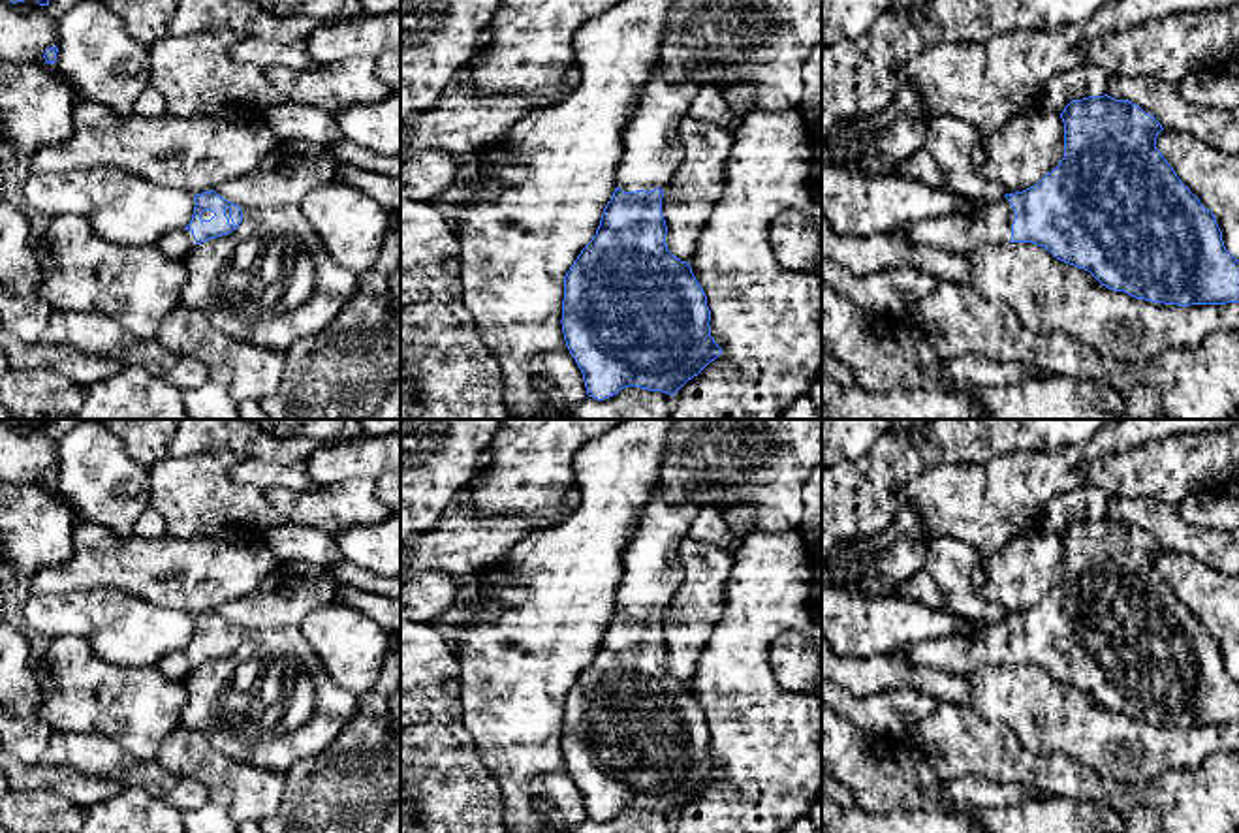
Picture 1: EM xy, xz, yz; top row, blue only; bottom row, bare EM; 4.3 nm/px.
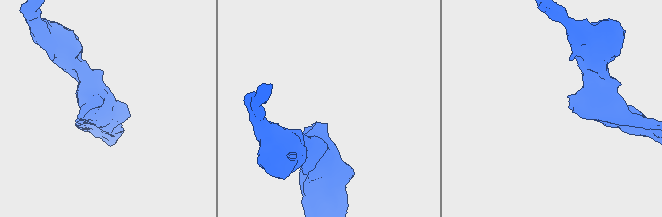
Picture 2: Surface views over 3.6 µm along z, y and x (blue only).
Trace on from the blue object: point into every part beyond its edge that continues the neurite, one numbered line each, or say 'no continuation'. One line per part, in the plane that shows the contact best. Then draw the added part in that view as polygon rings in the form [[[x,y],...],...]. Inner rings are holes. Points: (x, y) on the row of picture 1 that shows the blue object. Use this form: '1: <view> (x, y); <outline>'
1: xz (653, 151); [[[660,62],[635,98],[622,130],[624,152],[615,182],[624,192],[664,190],[684,162],[679,126],[688,117],[698,86],[690,81],[671,83]]]

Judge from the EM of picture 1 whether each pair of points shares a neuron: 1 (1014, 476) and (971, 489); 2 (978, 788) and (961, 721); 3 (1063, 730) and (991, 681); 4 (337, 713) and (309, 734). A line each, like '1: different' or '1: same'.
1: same
2: different
3: same
4: same

